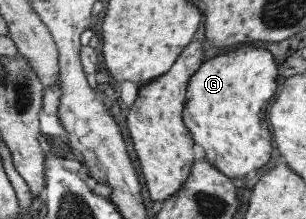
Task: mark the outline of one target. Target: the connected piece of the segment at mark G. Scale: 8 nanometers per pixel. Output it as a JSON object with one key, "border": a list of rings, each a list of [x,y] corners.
{"border":[[[261,43],[243,44],[241,47],[229,49],[225,54],[205,60],[187,82],[184,111],[182,112],[183,125],[188,129],[193,143],[203,149],[203,157],[217,171],[233,180],[261,169],[269,161],[271,153],[271,139],[267,131],[268,119],[265,111],[275,93],[275,79],[277,66]]]}

